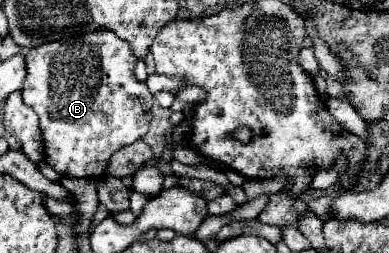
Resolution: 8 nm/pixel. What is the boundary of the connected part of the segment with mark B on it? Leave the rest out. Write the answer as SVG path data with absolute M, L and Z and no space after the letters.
M109 30L87 32L77 40L81 42L47 42L31 48L25 56L27 78L23 82L21 96L23 102L27 102L27 106L31 106L39 116L47 166L51 166L61 176L101 180L105 176L109 158L117 150L147 134L151 122L149 110L153 108L155 98L149 88L135 78L133 70L137 58L127 42L115 38L115 34Z

